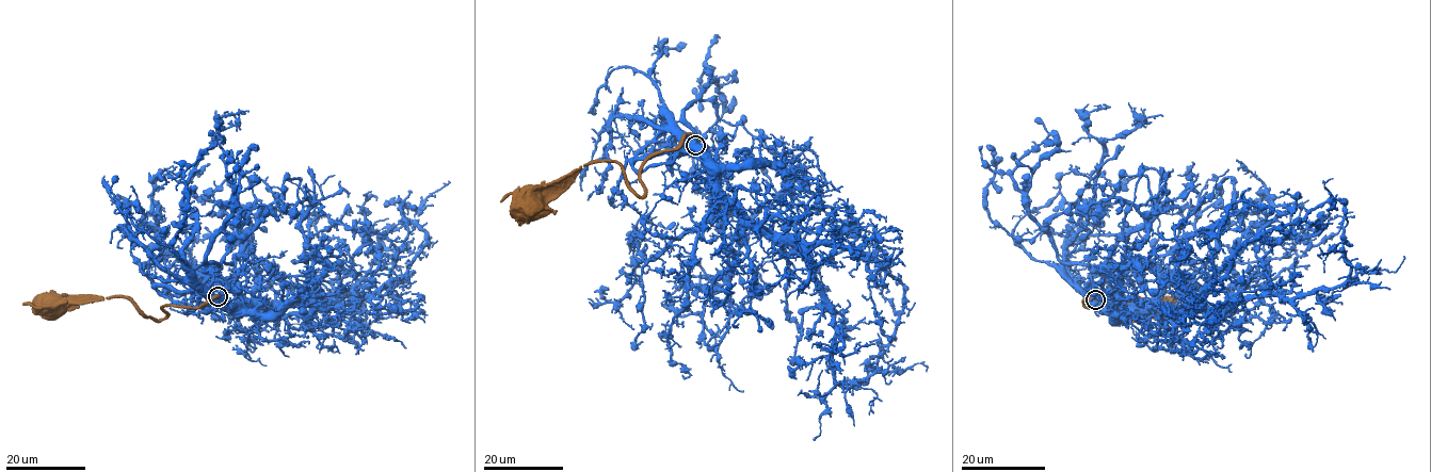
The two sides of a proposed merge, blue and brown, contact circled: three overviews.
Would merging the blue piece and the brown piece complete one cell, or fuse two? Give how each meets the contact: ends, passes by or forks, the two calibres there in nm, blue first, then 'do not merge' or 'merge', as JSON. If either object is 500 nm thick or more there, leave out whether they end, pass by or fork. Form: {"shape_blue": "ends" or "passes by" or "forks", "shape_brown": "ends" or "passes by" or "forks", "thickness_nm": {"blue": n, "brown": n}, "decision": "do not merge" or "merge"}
{"thickness_nm": {"blue": 1100, "brown": 500}, "decision": "merge"}

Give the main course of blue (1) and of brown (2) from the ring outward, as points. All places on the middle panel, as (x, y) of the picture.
1: (694, 145), (713, 171)
2: (694, 145), (687, 134), (655, 152), (641, 196), (624, 168), (603, 161), (500, 201)

